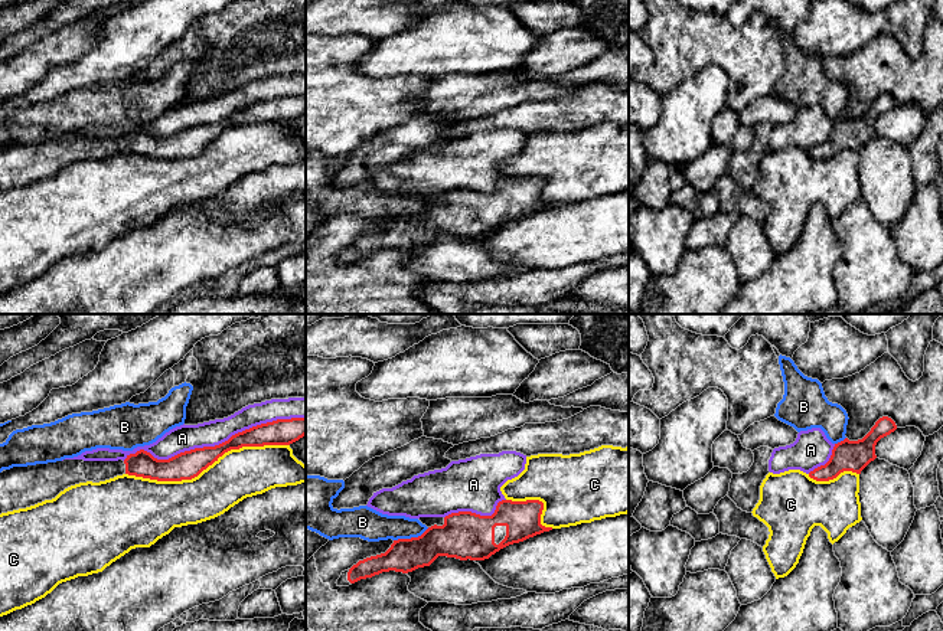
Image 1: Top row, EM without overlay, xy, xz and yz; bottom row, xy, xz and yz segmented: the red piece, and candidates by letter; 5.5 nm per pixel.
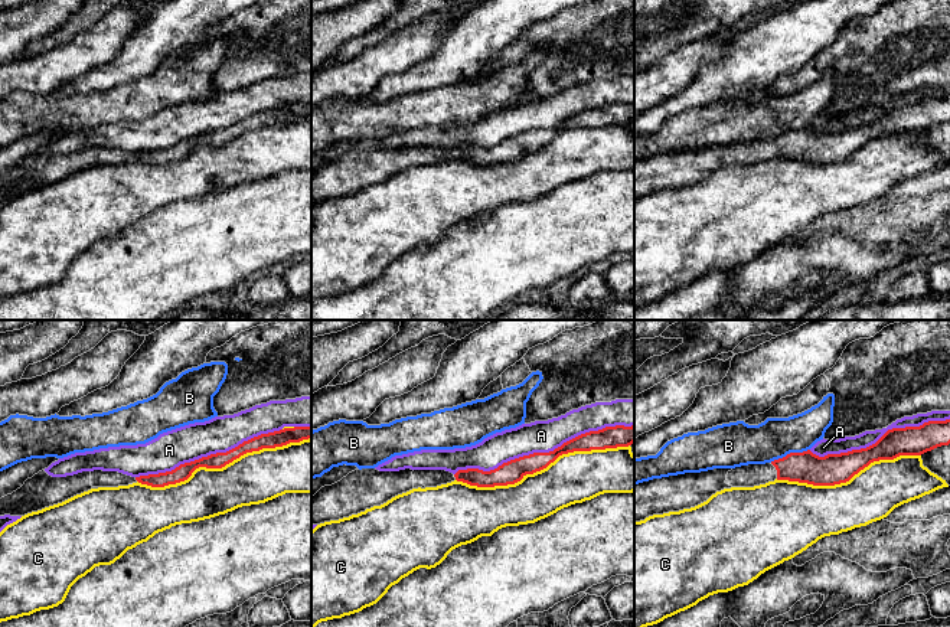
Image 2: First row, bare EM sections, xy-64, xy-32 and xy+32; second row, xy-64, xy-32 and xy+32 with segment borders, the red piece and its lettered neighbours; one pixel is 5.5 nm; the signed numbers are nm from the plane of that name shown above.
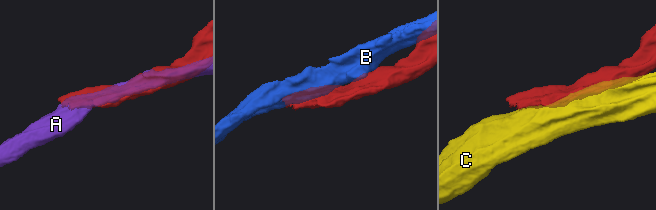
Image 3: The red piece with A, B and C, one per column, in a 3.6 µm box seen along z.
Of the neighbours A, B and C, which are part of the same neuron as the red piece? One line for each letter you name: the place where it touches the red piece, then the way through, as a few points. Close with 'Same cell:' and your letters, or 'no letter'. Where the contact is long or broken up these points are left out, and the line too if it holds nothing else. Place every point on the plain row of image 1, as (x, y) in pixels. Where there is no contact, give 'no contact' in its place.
Same cell: no letter

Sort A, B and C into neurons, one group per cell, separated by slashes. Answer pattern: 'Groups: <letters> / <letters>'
Groups: A / B / C

